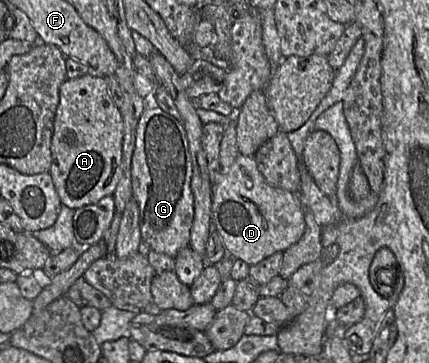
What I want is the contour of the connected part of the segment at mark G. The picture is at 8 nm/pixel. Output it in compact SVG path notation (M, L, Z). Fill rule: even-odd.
M154 93L148 94L145 100L148 108L143 111L136 128L131 160L132 198L139 208L145 249L175 258L181 249L189 246L194 220L191 154L182 121L157 107Z

